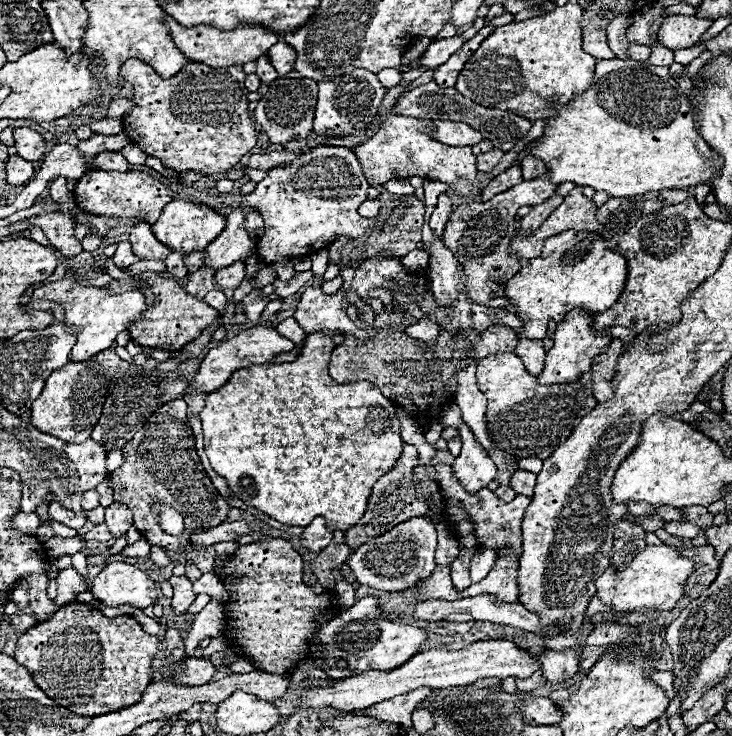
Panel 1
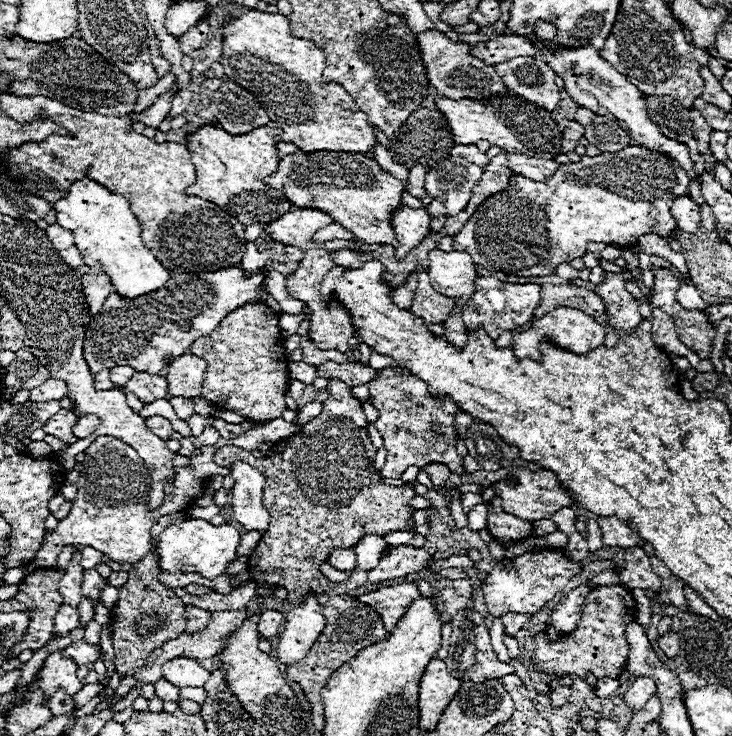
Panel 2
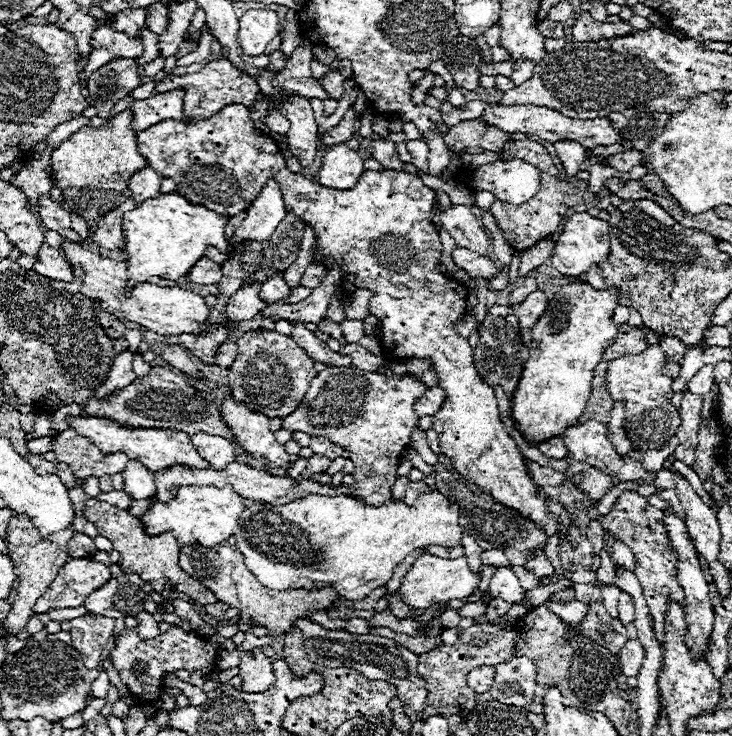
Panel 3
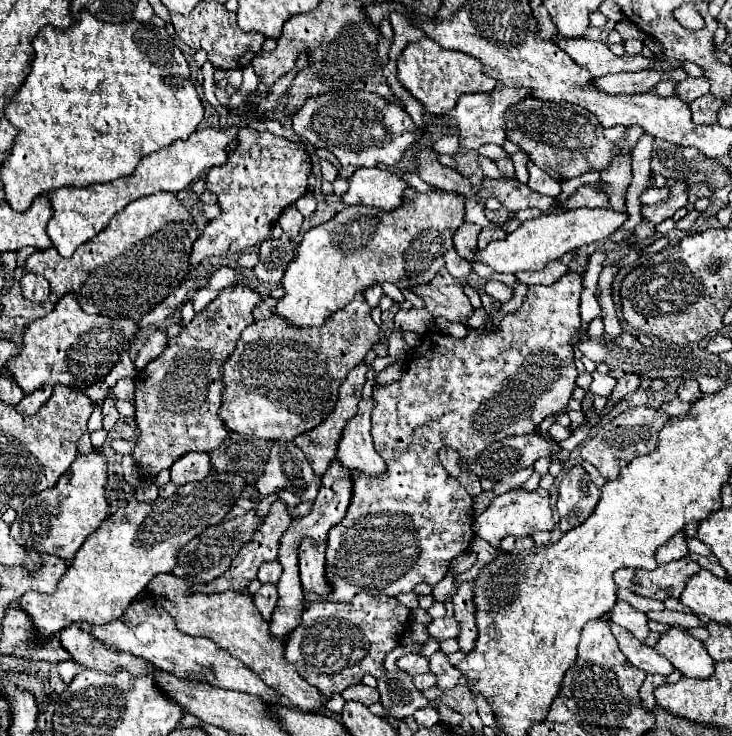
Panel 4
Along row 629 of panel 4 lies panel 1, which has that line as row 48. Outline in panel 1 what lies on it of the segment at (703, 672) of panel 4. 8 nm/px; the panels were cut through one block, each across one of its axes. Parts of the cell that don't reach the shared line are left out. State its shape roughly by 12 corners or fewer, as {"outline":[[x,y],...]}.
{"outline":[[674,14],[658,40],[670,50],[694,46],[712,26],[708,18]]}

